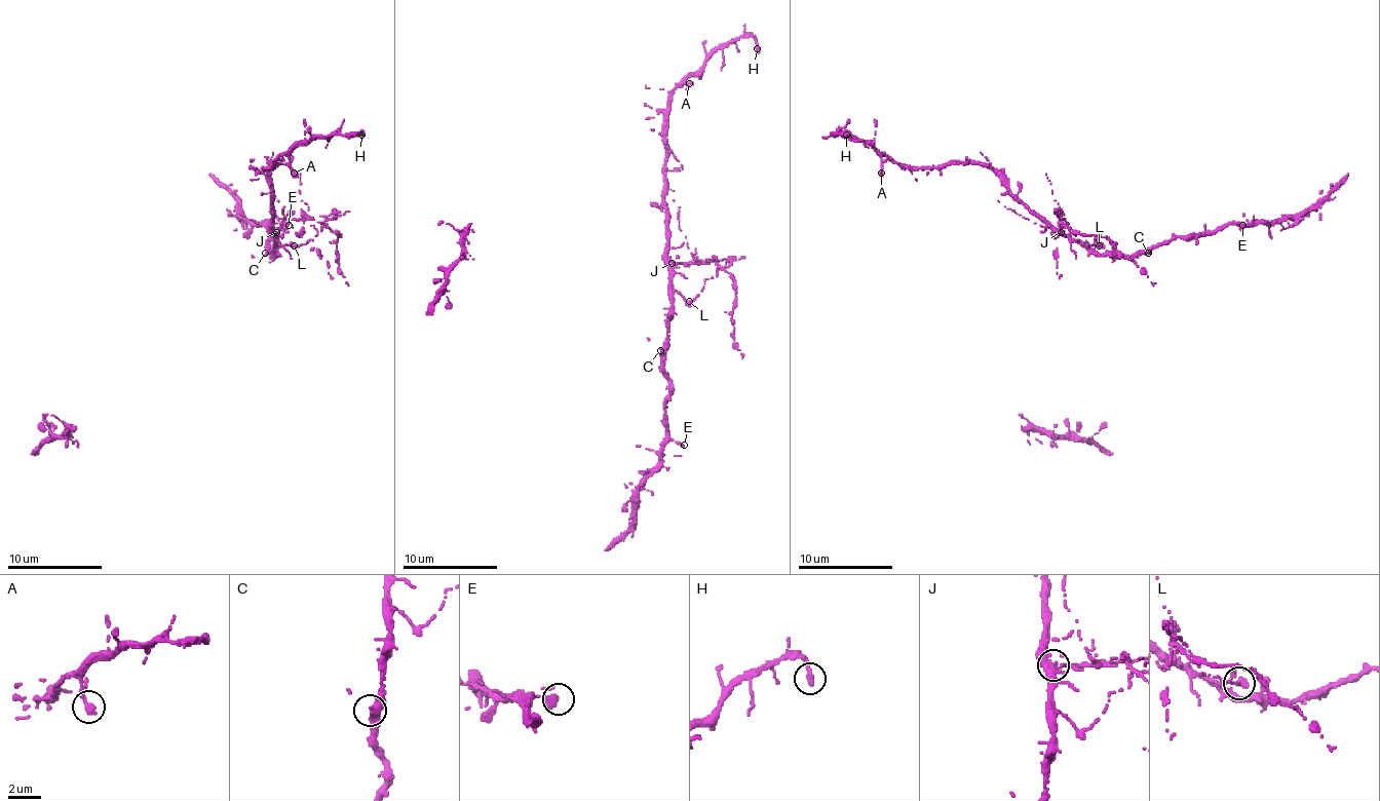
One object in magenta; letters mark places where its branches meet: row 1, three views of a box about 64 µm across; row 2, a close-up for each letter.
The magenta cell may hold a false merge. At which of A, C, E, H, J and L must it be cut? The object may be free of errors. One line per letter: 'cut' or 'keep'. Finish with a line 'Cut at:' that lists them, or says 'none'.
A: keep
C: keep
E: keep
H: keep
J: keep
L: cut
Cut at: L

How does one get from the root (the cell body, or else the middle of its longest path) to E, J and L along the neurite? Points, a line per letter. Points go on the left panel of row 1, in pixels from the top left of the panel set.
E: (274, 256), (267, 245), (274, 236), (270, 227), (276, 222), (289, 225)
J: (274, 256), (276, 232)
L: (274, 256), (281, 245), (294, 245)

